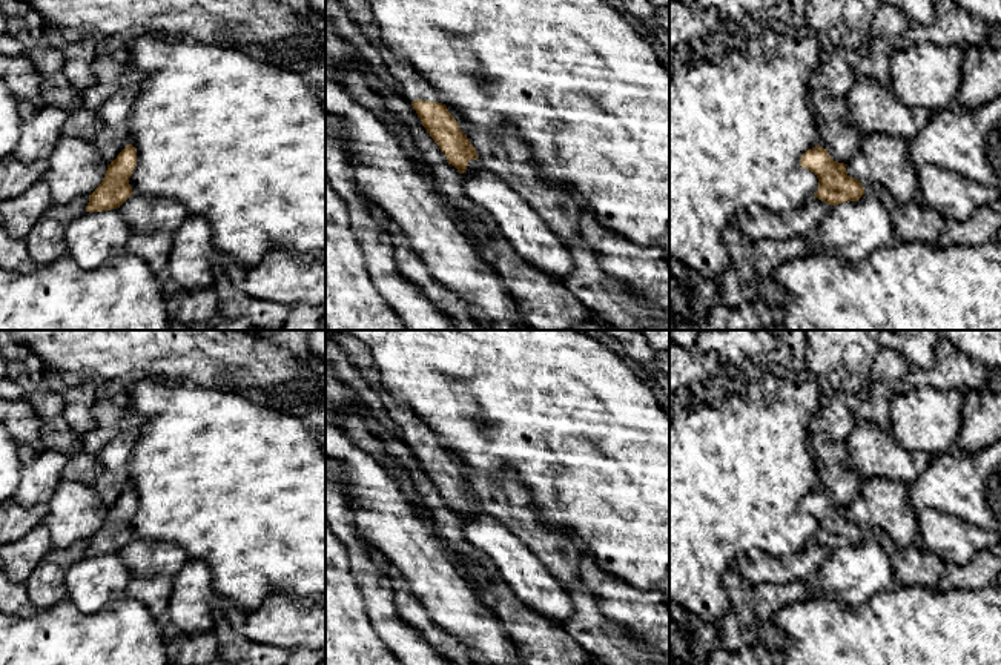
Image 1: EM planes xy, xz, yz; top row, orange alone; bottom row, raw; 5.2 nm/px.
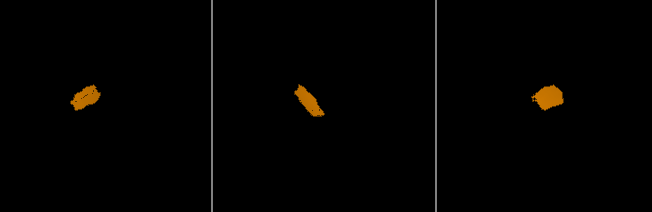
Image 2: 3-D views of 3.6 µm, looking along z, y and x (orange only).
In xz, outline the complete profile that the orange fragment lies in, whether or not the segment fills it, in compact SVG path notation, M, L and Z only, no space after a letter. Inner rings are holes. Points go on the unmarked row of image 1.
M332 335L330 338L362 372L368 384L379 392L381 402L388 410L390 422L398 430L402 442L413 450L422 470L447 501L447 507L464 518L467 508L479 501L454 461L448 456L444 439L407 402L395 401L384 390L367 346L349 335Z

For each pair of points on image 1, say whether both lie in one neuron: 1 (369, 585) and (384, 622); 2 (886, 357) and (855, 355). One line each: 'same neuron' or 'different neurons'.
1: same neuron
2: different neurons

